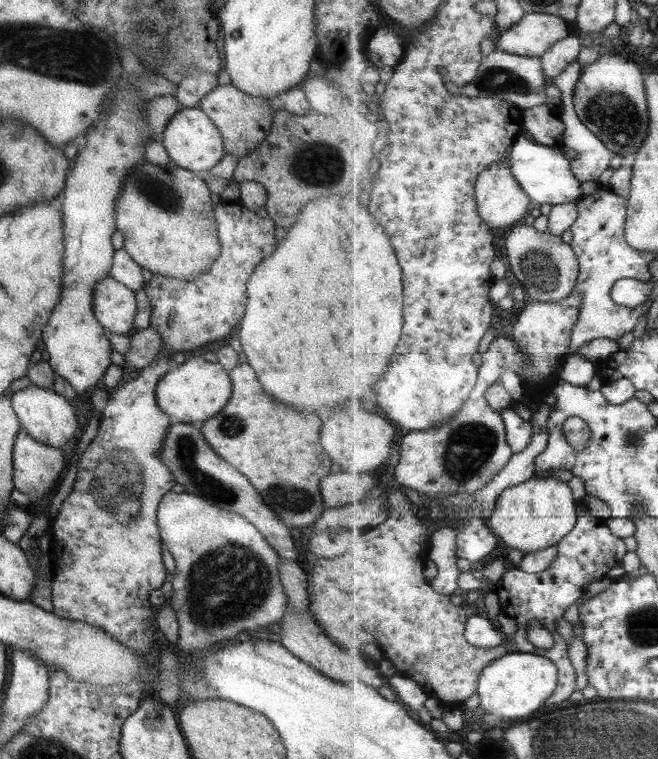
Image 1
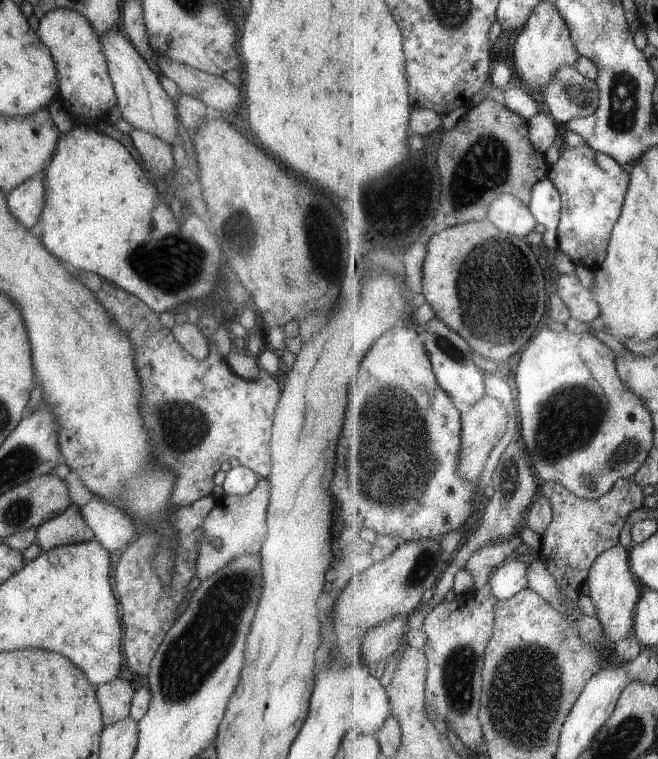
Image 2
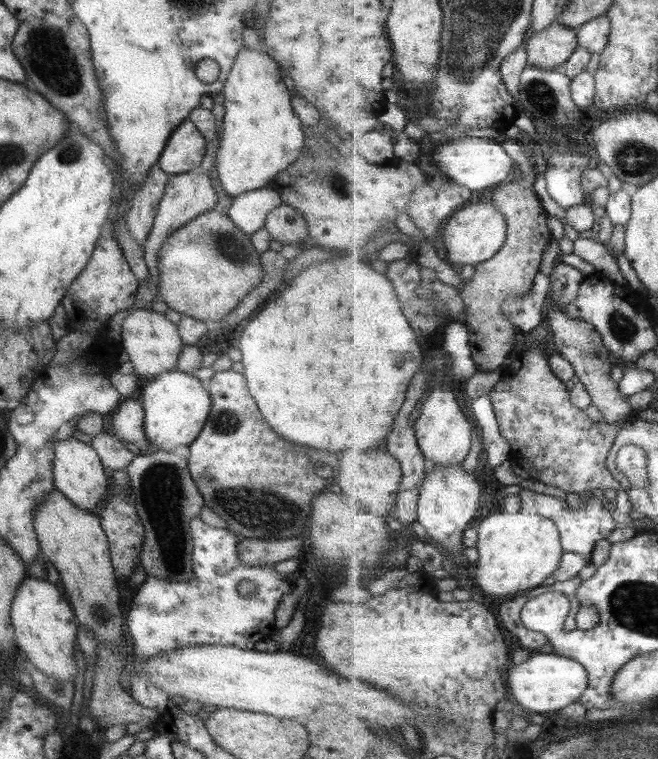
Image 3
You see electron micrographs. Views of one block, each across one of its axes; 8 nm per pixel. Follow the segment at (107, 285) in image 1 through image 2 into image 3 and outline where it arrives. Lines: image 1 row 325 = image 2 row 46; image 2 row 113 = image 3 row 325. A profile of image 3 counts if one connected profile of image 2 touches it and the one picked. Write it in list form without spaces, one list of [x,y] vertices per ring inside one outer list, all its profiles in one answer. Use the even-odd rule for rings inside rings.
[[[132,308],[131,312],[125,316],[121,323],[121,350],[129,355],[129,363],[133,366],[135,376],[155,377],[163,371],[176,369],[177,358],[183,344],[179,339],[175,323],[165,318],[165,315],[150,309]]]

